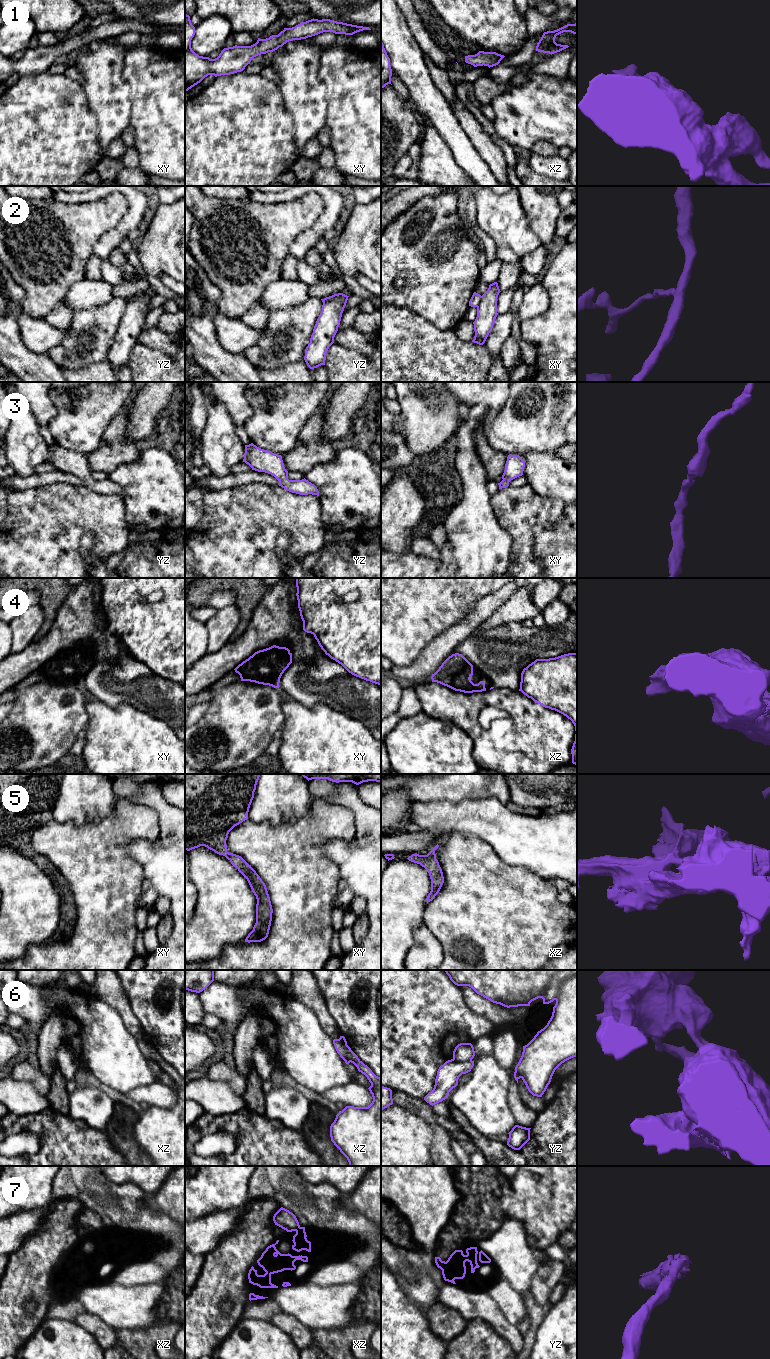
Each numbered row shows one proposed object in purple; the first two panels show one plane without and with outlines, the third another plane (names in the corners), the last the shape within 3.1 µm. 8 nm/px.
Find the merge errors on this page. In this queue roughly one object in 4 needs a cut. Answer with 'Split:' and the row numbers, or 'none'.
Split: 2, 4, 6, 7

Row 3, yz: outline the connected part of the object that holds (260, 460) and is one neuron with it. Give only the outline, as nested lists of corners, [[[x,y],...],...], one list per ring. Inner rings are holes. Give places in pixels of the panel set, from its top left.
[[[253,443],[245,445],[243,462],[248,464],[252,470],[265,472],[273,475],[278,481],[279,486],[285,490],[300,495],[317,495],[317,487],[306,480],[289,480],[288,471],[284,467],[282,456],[271,451],[261,449]]]

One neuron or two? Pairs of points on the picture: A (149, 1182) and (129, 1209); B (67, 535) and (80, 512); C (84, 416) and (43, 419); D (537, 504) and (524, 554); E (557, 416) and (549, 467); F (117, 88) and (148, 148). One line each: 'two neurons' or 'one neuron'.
A: two neurons
B: one neuron
C: two neurons
D: one neuron
E: two neurons
F: two neurons

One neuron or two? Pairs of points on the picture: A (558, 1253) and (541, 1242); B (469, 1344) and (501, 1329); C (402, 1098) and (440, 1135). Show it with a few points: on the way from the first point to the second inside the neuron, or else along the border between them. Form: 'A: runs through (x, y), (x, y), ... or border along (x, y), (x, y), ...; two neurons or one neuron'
A: border along (556, 1241), (544, 1250); two neurons
B: border along (475, 1318), (485, 1320), (512, 1347); two neurons
C: runs through (413, 1105), (416, 1105), (433, 1124); one neuron

